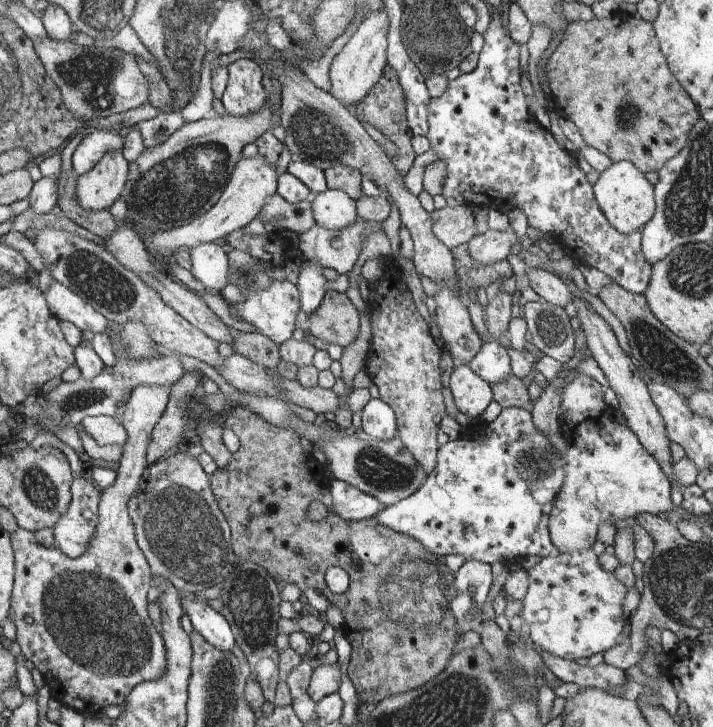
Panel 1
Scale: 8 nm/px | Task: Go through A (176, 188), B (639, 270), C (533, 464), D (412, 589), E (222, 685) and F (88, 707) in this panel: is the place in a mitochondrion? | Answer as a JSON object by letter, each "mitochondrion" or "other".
{"A":"mitochondrion","B":"other","C":"mitochondrion","D":"mitochondrion","E":"mitochondrion","F":"other"}

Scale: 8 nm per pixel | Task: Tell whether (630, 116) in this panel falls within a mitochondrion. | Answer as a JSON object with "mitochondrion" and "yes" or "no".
{"mitochondrion":"yes"}

